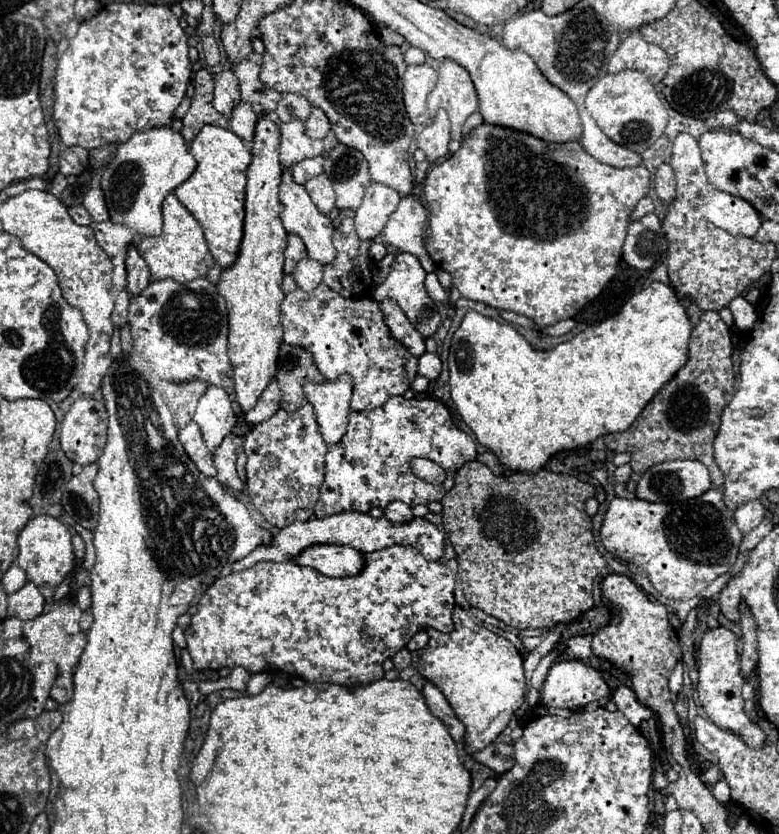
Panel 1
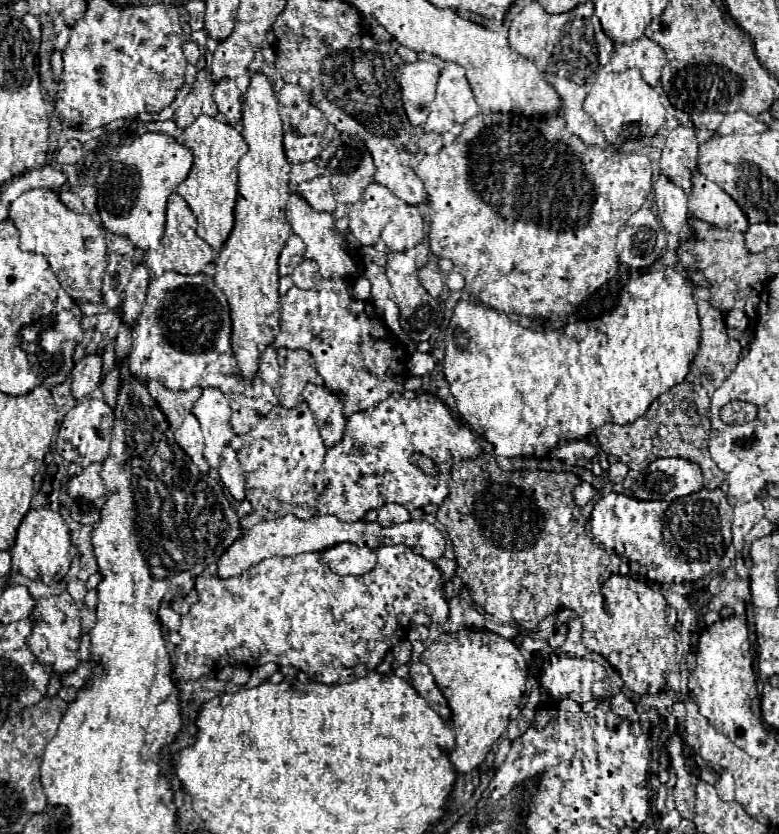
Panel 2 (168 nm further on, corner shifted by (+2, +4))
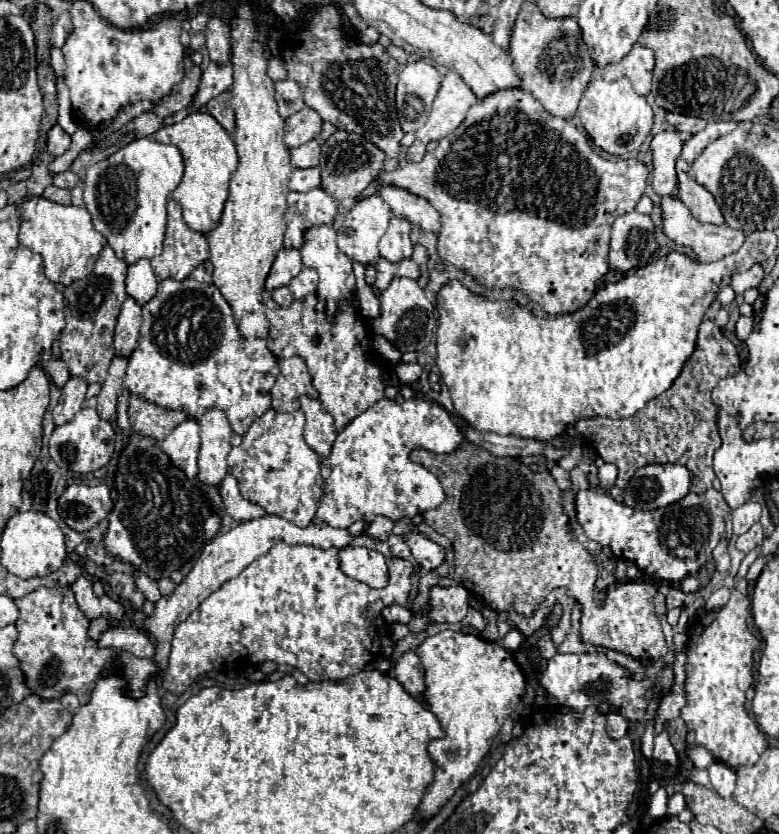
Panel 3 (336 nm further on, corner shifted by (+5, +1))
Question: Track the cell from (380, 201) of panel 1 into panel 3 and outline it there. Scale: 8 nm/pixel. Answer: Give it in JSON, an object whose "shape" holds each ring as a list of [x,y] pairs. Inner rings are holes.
{"shape":[[[369,196],[359,200],[343,220],[337,232],[337,244],[353,262],[363,266],[377,264],[377,244],[385,234],[391,220],[391,208],[381,196]]]}

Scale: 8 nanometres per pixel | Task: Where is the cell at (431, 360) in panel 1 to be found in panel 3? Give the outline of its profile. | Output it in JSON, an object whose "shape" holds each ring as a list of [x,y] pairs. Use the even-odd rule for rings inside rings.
{"shape":[[[401,362],[401,364],[397,364],[395,370],[397,370],[397,376],[403,384],[413,384],[421,376],[421,366],[419,364],[403,364]]]}

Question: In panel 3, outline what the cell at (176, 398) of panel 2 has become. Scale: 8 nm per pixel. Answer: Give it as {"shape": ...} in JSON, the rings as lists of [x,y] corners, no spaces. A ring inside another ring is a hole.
{"shape":[[[129,396],[129,422],[131,432],[155,438],[161,442],[177,424],[181,424],[187,416],[181,410],[161,408],[157,404],[145,402],[139,396]]]}

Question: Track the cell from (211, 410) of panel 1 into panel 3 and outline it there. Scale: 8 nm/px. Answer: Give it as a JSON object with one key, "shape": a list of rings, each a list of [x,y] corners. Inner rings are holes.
{"shape":[[[207,410],[199,418],[201,426],[201,450],[197,480],[209,486],[219,486],[227,474],[225,458],[231,450],[231,428],[221,410]]]}

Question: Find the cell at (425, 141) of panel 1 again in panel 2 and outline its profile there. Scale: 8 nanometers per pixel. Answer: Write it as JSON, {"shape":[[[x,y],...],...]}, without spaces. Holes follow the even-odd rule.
{"shape":[[[426,131],[422,133],[422,137],[416,139],[416,147],[418,151],[422,153],[434,153],[442,147],[442,141],[440,141],[440,135],[438,133],[432,133],[432,131]]]}

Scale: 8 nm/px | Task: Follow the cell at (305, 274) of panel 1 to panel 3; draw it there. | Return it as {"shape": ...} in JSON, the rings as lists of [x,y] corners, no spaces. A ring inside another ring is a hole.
{"shape":[[[303,268],[289,284],[289,290],[293,294],[295,300],[303,300],[305,296],[313,294],[317,290],[317,282],[319,282],[319,276],[313,268]]]}

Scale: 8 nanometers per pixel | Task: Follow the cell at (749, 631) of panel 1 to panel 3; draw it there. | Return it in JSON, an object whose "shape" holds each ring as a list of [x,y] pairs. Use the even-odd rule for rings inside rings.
{"shape":[[[745,502],[731,512],[733,516],[733,534],[739,536],[747,532],[761,518],[761,506],[757,502]]]}

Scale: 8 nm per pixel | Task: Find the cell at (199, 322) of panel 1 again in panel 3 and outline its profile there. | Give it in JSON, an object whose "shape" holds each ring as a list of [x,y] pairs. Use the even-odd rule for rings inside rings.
{"shape":[[[197,266],[189,278],[177,282],[177,280],[161,280],[159,282],[159,290],[157,290],[157,296],[153,300],[149,300],[145,306],[143,306],[143,324],[141,324],[141,340],[139,340],[139,346],[137,350],[129,356],[129,366],[127,366],[127,374],[125,374],[125,386],[131,394],[137,394],[141,396],[143,400],[147,402],[153,402],[157,406],[163,406],[163,408],[169,408],[169,410],[183,410],[187,414],[187,418],[193,418],[193,420],[199,420],[209,408],[217,408],[217,410],[223,410],[229,424],[231,424],[231,430],[237,432],[237,434],[245,434],[247,428],[259,418],[263,416],[269,408],[271,408],[271,388],[275,384],[275,378],[279,376],[279,364],[277,364],[277,358],[269,352],[267,348],[267,342],[261,340],[261,338],[243,338],[237,330],[237,324],[233,320],[233,314],[231,314],[231,306],[227,304],[227,300],[221,296],[221,292],[217,290],[217,286],[213,284],[211,276],[207,274],[207,270],[203,266]]]}

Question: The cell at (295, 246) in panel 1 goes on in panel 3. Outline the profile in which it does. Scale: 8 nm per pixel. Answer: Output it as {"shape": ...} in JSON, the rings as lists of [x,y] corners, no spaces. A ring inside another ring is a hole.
{"shape":[[[281,250],[271,266],[271,272],[265,280],[265,290],[273,292],[275,288],[287,286],[301,272],[301,256],[297,250]]]}

